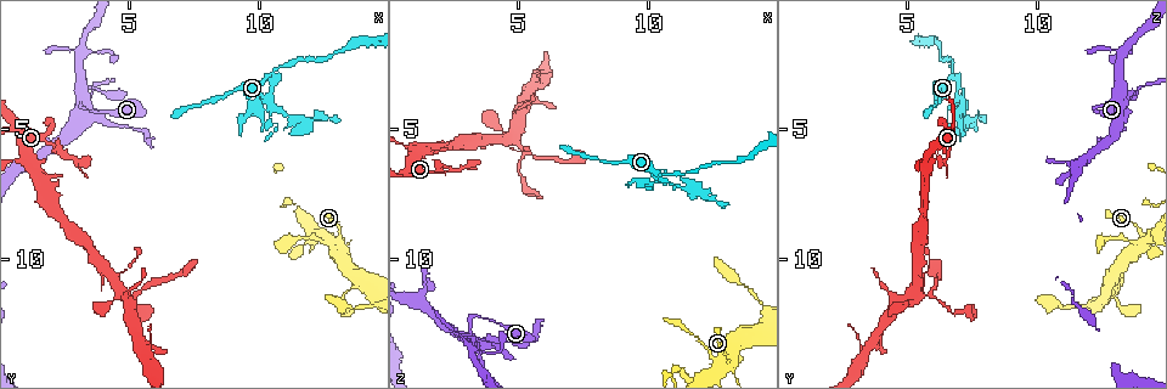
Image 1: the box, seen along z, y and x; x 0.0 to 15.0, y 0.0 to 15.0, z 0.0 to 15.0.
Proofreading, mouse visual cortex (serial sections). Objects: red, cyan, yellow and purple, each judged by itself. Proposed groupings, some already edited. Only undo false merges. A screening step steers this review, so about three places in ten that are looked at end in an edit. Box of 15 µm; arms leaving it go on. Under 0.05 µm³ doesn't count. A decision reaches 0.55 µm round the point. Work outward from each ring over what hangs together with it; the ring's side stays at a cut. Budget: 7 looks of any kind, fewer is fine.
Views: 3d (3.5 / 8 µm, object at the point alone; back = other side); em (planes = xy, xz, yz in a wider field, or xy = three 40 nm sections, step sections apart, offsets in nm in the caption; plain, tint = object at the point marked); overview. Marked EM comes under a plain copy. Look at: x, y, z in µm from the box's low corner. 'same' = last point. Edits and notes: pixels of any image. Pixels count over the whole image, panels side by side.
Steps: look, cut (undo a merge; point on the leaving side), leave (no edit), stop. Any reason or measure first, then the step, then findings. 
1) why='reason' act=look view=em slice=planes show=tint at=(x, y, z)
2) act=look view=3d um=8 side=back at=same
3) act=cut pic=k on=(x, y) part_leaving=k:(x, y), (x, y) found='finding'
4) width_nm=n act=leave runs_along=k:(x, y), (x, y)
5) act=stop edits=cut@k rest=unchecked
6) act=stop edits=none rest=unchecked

why='thin neck' act=look view=3d um=3.5 at=(10.0, 4.2, 7.1)

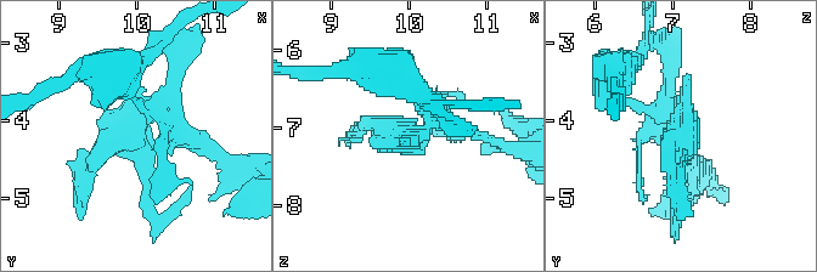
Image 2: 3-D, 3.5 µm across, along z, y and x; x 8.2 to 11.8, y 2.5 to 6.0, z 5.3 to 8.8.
why='shape alone is not enough' act=look view=em slice=planes show=tint at=(9.95, 4.20, 7.15)

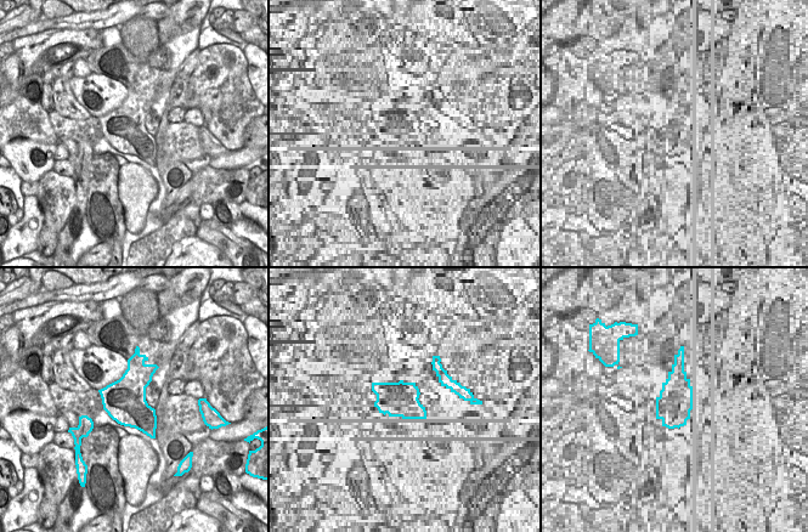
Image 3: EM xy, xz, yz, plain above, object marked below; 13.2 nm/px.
act=leave runs_along=2:(144, 109), (84, 188) found='continuous, no second cell'

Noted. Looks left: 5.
why='thick turns thin' act=look view=3d um=3.5 at=(2.3, 5.9, 6.6)

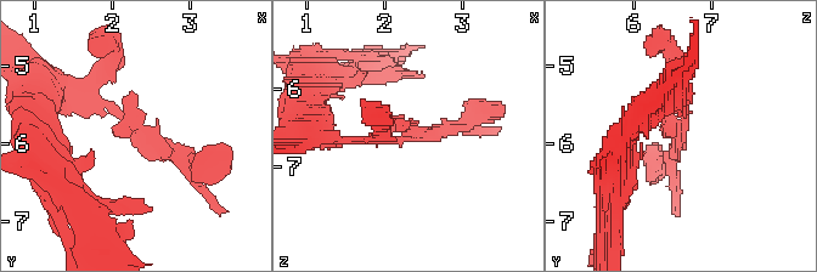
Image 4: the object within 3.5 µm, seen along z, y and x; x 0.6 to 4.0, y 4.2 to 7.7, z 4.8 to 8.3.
act=look view=em slice=xy step=3 show=tint at=(2.35, 5.85, 6.60)

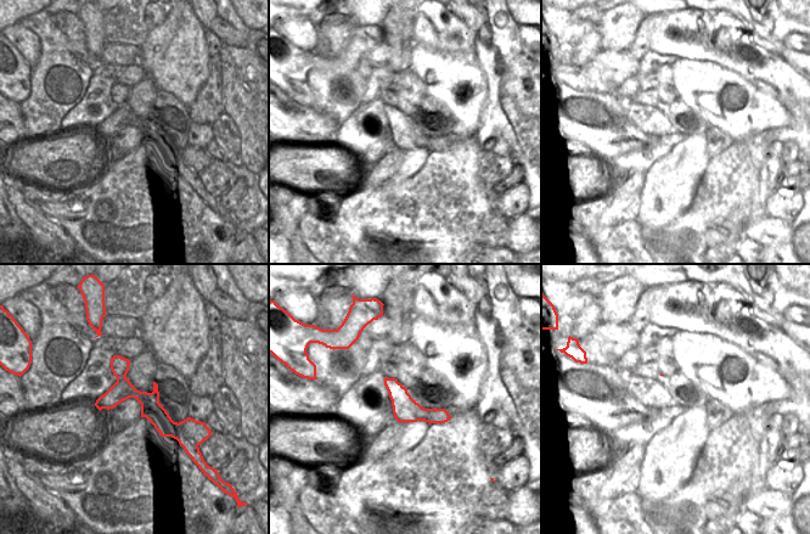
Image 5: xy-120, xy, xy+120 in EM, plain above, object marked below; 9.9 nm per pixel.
act=leave found='all the same cell'

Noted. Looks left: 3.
why='sharp bend' act=look view=3d um=8 at=(3.3, 4.1, 13.2)

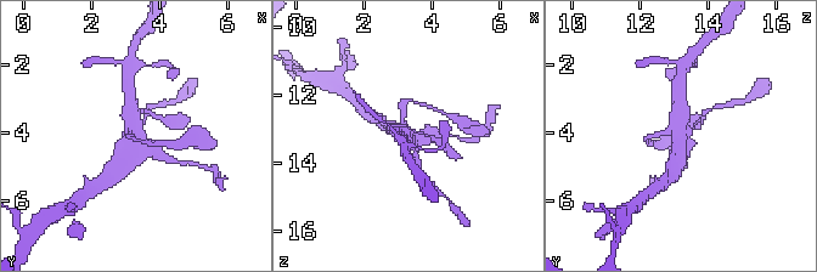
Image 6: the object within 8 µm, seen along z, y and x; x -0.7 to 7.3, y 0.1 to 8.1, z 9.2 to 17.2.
why='closer look' act=look view=3d um=3.5 at=(3.3, 4.1, 13.1)

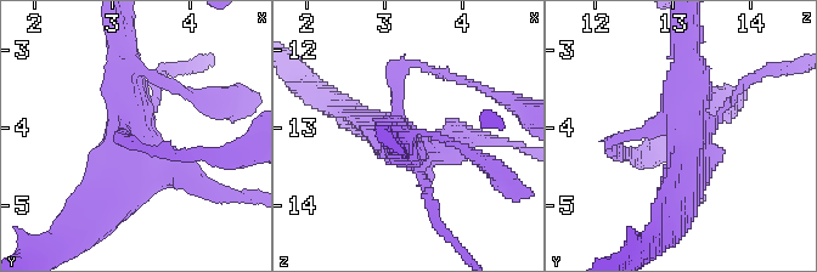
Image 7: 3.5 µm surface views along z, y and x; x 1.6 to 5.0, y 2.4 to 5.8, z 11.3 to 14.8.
act=leave found='one cell here'

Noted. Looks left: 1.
act=stop edits=none rest=unchecked

